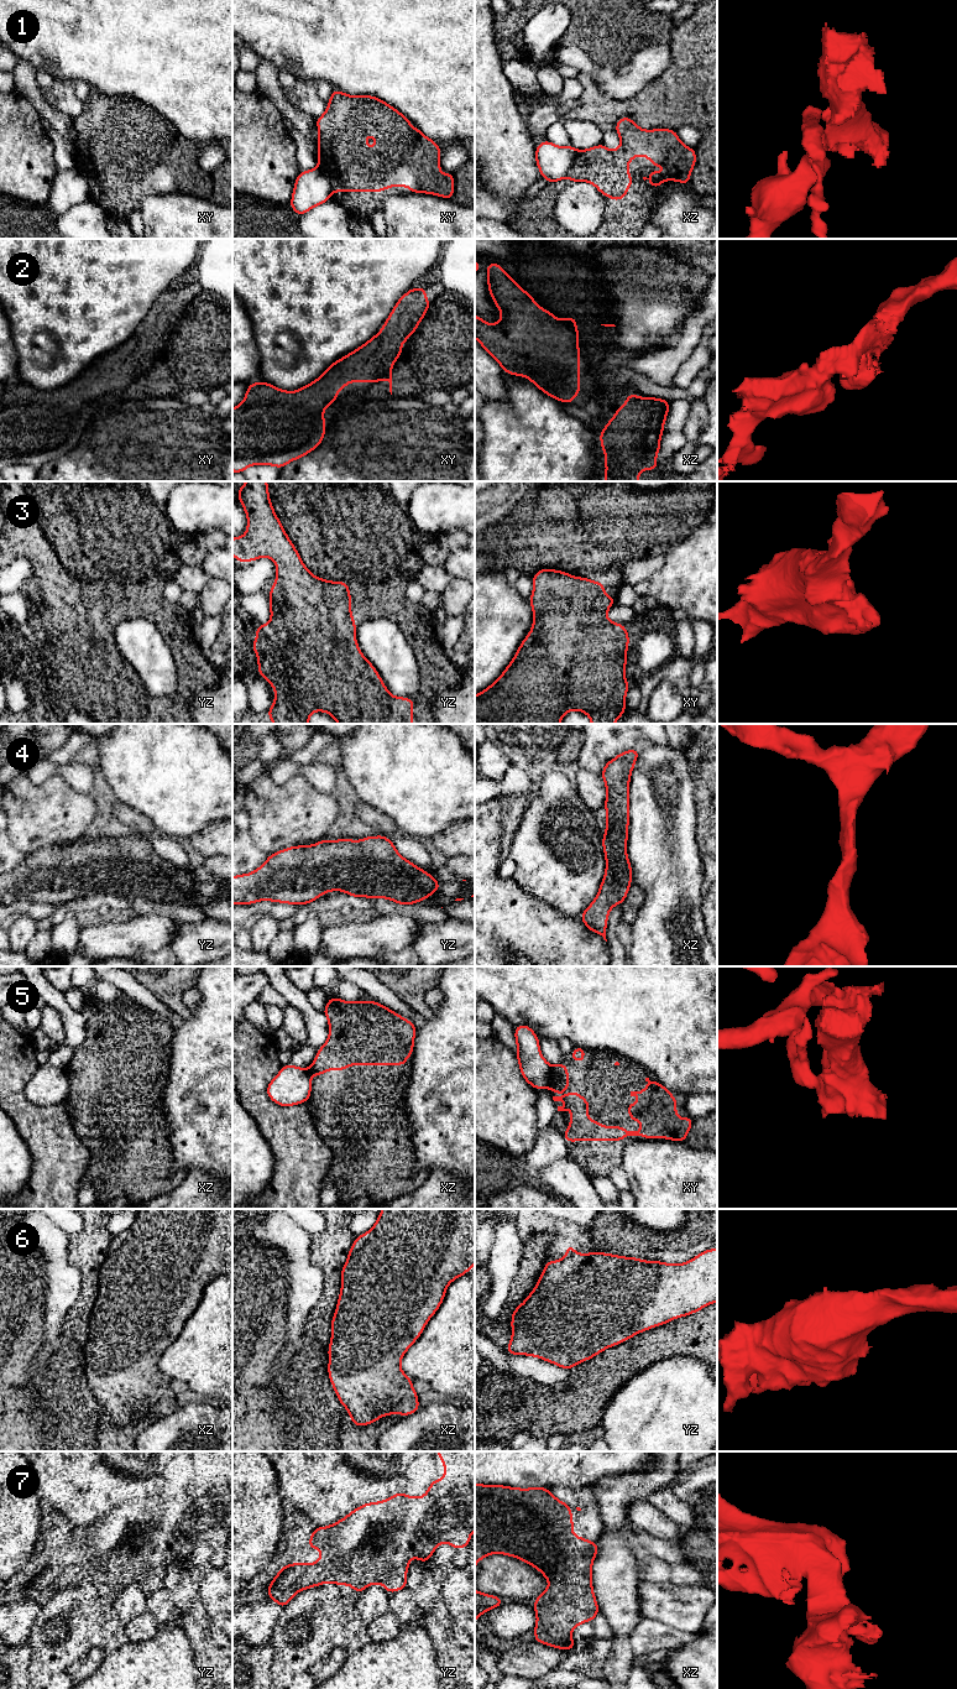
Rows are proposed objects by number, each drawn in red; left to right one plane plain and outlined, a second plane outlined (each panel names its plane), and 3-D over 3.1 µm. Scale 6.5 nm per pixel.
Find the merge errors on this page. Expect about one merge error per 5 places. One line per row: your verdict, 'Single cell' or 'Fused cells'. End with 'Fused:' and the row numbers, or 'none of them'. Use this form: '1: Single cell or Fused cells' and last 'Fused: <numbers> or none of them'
1: Fused cells
2: Single cell
3: Single cell
4: Single cell
5: Fused cells
6: Single cell
7: Single cell
Fused: 1, 5

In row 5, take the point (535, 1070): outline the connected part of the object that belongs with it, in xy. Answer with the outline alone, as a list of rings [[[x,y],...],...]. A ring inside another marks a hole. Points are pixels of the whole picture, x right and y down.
[[[527,1025],[514,1027],[514,1038],[517,1043],[516,1057],[523,1079],[534,1089],[549,1088],[551,1081],[551,1065],[544,1059],[539,1037]]]

